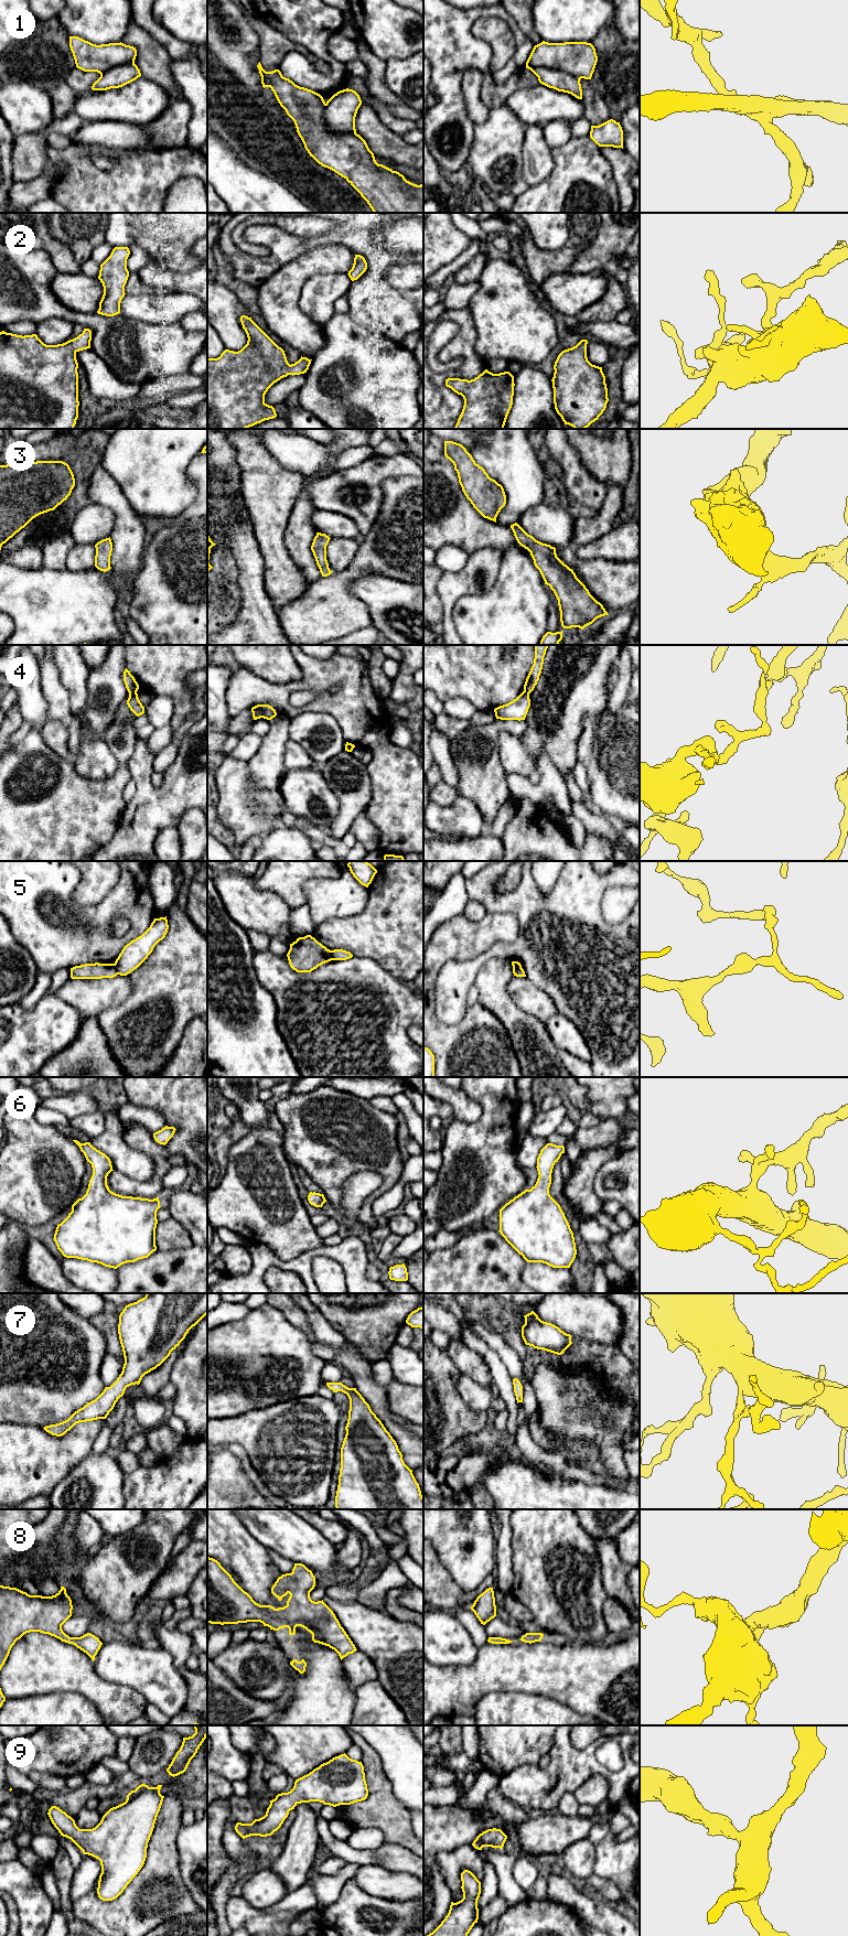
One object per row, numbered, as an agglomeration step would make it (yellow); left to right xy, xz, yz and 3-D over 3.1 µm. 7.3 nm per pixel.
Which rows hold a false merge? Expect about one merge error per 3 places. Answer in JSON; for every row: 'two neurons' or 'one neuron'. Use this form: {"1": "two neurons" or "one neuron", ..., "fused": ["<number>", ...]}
{"1": "two neurons", "2": "one neuron", "3": "one neuron", "4": "two neurons", "5": "two neurons", "6": "one neuron", "7": "one neuron", "8": "one neuron", "9": "one neuron", "fused": ["1", "4", "5"]}

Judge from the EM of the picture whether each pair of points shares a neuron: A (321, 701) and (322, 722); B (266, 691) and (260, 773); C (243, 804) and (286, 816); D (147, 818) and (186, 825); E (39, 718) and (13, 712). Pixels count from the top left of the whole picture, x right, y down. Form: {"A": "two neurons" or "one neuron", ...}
{"A": "two neurons", "B": "two neurons", "C": "two neurons", "D": "two neurons", "E": "two neurons"}

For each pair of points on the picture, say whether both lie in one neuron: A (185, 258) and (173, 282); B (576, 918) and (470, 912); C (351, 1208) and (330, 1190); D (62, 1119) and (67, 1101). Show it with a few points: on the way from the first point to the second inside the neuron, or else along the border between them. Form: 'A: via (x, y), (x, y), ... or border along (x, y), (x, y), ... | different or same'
A: border along (156, 258), (170, 270), (191, 271), (195, 269) | different
B: border along (469, 900), (480, 902), (487, 912) | different
C: border along (351, 1175), (341, 1185), (342, 1213) | different
D: border along (40, 1106), (58, 1110), (70, 1120) | different

